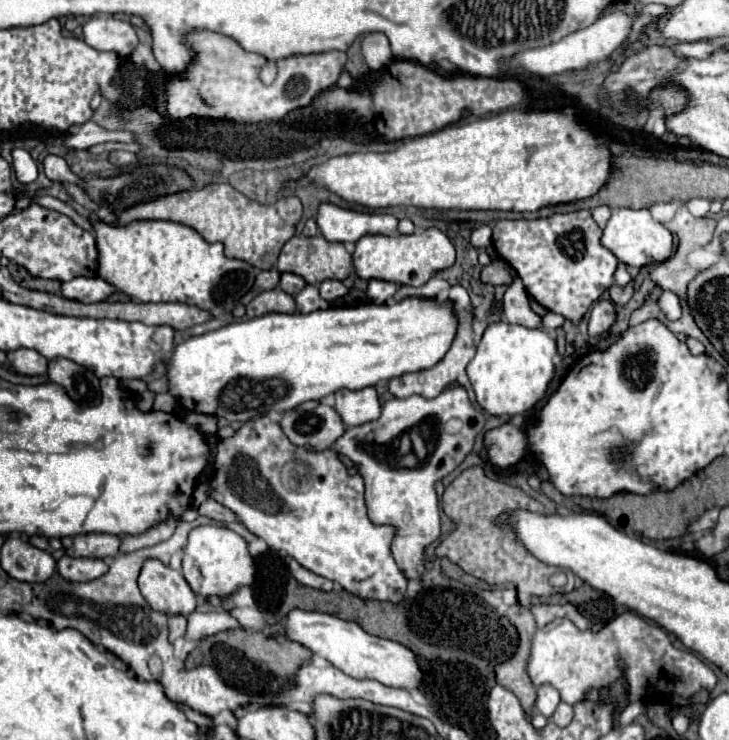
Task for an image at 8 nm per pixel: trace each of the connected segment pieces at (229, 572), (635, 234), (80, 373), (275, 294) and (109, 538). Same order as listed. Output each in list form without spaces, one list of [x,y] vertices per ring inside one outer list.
[[[197,526],[189,532],[189,540],[187,540],[187,546],[185,546],[185,556],[183,556],[183,576],[187,580],[187,584],[191,586],[191,590],[195,594],[199,594],[201,598],[209,598],[213,594],[217,596],[229,596],[233,594],[239,586],[251,586],[253,584],[253,558],[247,550],[247,542],[235,534],[233,530],[225,528],[225,526]]]
[[[631,208],[611,210],[611,218],[609,218],[607,226],[603,228],[601,244],[607,250],[611,250],[619,258],[619,262],[623,262],[627,266],[635,266],[635,268],[663,262],[673,254],[671,232],[663,224],[653,220],[649,210],[631,210]]]
[[[53,358],[49,360],[47,374],[49,374],[49,380],[65,388],[69,398],[79,406],[101,404],[99,378],[85,366],[79,366],[67,358]]]
[[[273,288],[267,292],[261,292],[259,296],[255,296],[249,304],[247,304],[247,316],[263,316],[265,312],[295,312],[295,300],[293,296],[289,296],[287,292],[283,292],[281,288]]]
[[[79,534],[79,536],[67,536],[61,542],[69,556],[105,558],[105,556],[117,556],[121,540],[119,536],[113,534]]]

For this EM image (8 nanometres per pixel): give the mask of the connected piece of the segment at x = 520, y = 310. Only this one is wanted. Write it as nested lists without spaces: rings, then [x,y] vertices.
[[[489,246],[487,252],[491,256],[492,260],[499,260],[507,264],[511,274],[515,276],[515,282],[507,288],[505,296],[503,296],[503,314],[505,318],[511,322],[511,324],[521,324],[521,326],[527,326],[527,328],[541,328],[541,318],[531,310],[529,306],[529,298],[527,298],[527,292],[521,284],[521,280],[517,278],[517,272],[511,267],[505,260],[499,258],[493,246]]]

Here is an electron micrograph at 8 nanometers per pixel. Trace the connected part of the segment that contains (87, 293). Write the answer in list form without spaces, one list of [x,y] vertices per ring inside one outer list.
[[[73,278],[61,284],[61,296],[79,302],[103,302],[115,288],[101,278]]]

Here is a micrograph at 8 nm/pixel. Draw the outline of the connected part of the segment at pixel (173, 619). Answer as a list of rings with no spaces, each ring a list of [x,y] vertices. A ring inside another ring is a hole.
[[[175,614],[175,616],[169,616],[169,640],[173,642],[175,638],[183,636],[185,634],[185,628],[187,628],[187,618],[183,614]]]

